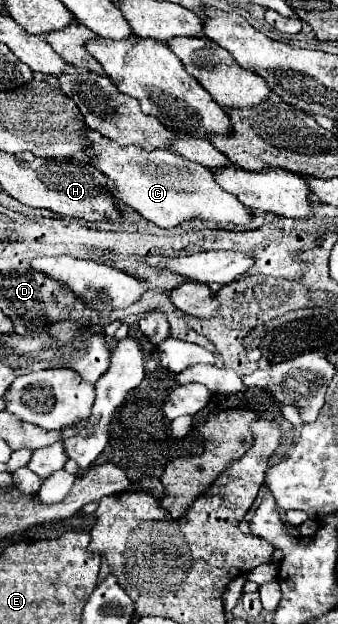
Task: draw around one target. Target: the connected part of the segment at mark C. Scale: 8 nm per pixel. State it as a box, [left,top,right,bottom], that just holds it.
[89,137,251,229]

